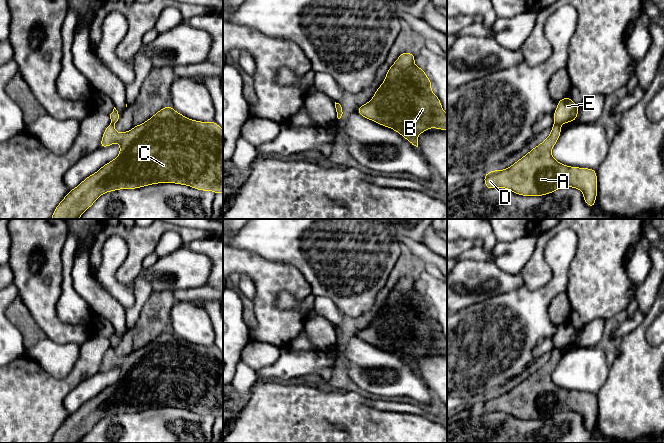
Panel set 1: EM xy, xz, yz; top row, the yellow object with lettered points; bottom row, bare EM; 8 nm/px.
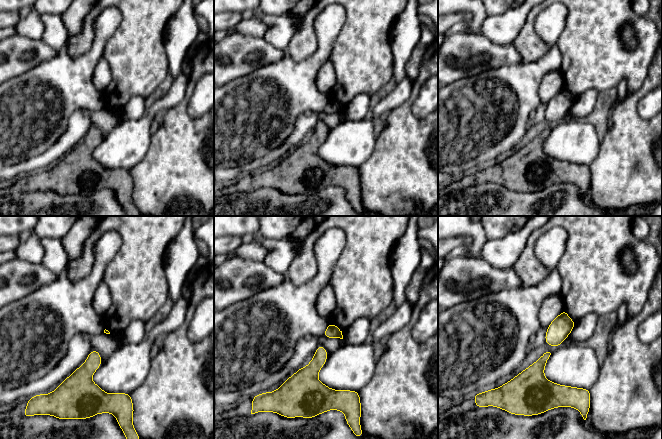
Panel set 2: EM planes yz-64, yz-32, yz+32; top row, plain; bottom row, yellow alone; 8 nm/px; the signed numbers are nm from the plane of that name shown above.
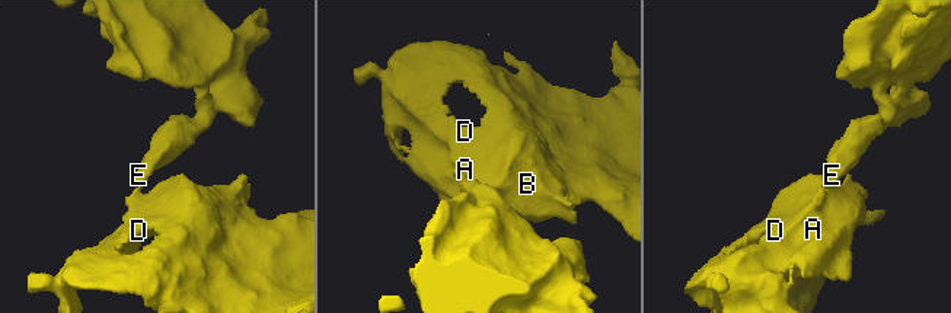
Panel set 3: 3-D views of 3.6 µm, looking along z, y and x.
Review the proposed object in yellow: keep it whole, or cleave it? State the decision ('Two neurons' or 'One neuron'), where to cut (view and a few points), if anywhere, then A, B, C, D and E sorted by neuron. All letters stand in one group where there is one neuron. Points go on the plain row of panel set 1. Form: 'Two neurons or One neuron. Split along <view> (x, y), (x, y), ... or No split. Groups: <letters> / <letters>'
Two neurons. Split along yz (555, 347), (559, 350). Groups: A B C D / E

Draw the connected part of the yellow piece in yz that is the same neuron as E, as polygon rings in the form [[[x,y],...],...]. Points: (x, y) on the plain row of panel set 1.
[[[569,321],[560,323],[556,335],[553,337],[554,347],[560,350],[567,346],[574,346],[579,332],[580,330],[576,329]]]

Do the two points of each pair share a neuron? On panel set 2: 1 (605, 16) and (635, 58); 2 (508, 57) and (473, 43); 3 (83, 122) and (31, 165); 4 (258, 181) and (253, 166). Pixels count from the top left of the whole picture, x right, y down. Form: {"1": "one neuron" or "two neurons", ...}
{"1": "one neuron", "2": "one neuron", "3": "one neuron", "4": "two neurons"}

